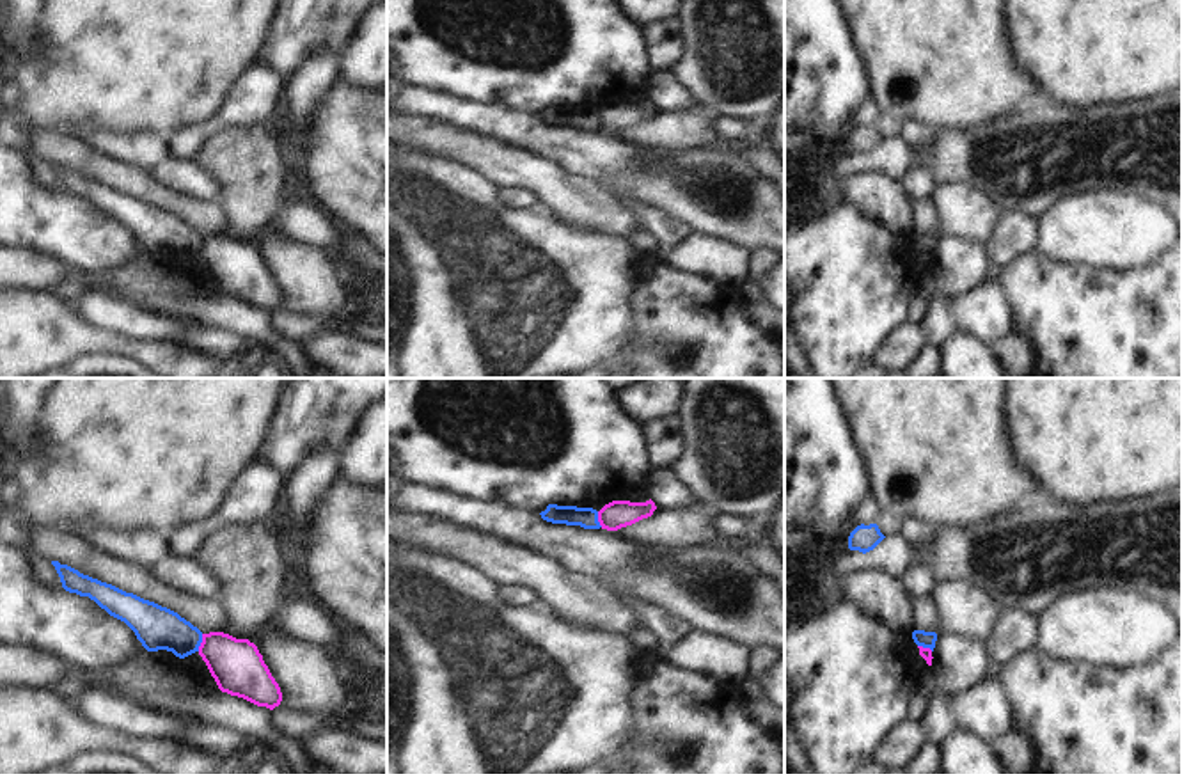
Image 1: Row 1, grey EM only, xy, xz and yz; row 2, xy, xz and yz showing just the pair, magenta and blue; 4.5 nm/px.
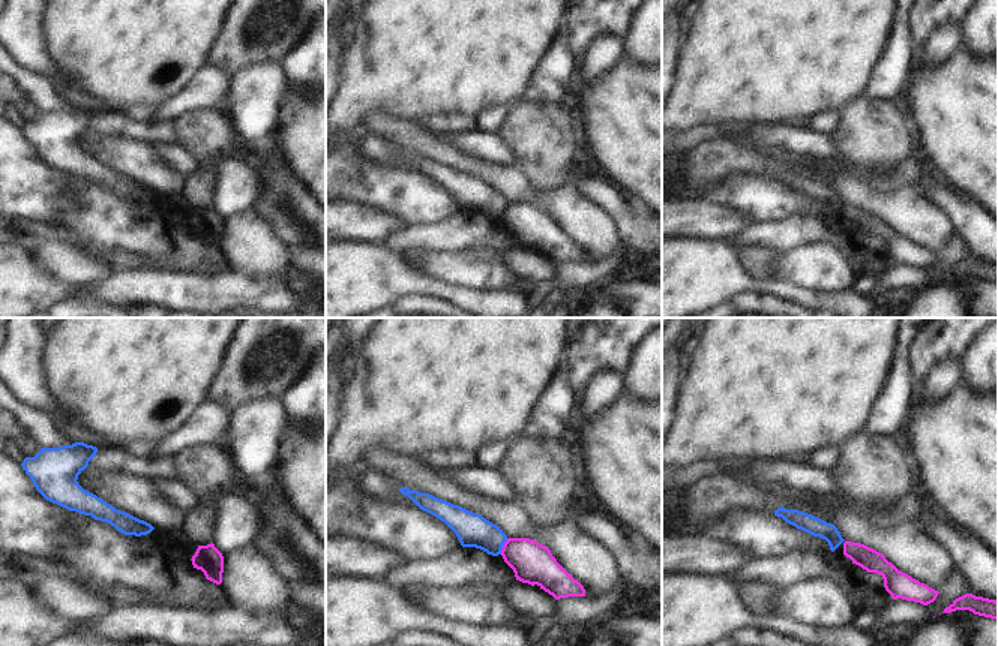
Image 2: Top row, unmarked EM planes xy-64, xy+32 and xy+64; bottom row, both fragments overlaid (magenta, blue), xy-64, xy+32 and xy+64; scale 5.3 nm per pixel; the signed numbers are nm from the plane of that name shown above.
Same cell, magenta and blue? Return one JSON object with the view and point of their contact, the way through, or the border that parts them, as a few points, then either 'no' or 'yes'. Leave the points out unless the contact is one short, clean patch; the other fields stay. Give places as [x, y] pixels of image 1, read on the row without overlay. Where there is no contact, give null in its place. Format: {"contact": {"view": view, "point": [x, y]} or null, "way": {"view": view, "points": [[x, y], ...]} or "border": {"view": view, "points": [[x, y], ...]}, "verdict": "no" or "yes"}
{"contact": {"view": "xy", "point": [201, 245]}, "border": {"view": "xy", "points": [[203, 236], [197, 252]]}, "verdict": "no"}

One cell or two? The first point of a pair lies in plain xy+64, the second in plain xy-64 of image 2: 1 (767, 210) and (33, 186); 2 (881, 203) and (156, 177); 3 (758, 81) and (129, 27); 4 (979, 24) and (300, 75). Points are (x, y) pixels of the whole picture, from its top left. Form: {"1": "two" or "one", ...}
{"1": "one", "2": "two", "3": "one", "4": "one"}

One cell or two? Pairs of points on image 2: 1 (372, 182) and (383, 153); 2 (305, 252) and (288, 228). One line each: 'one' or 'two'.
1: two
2: one

